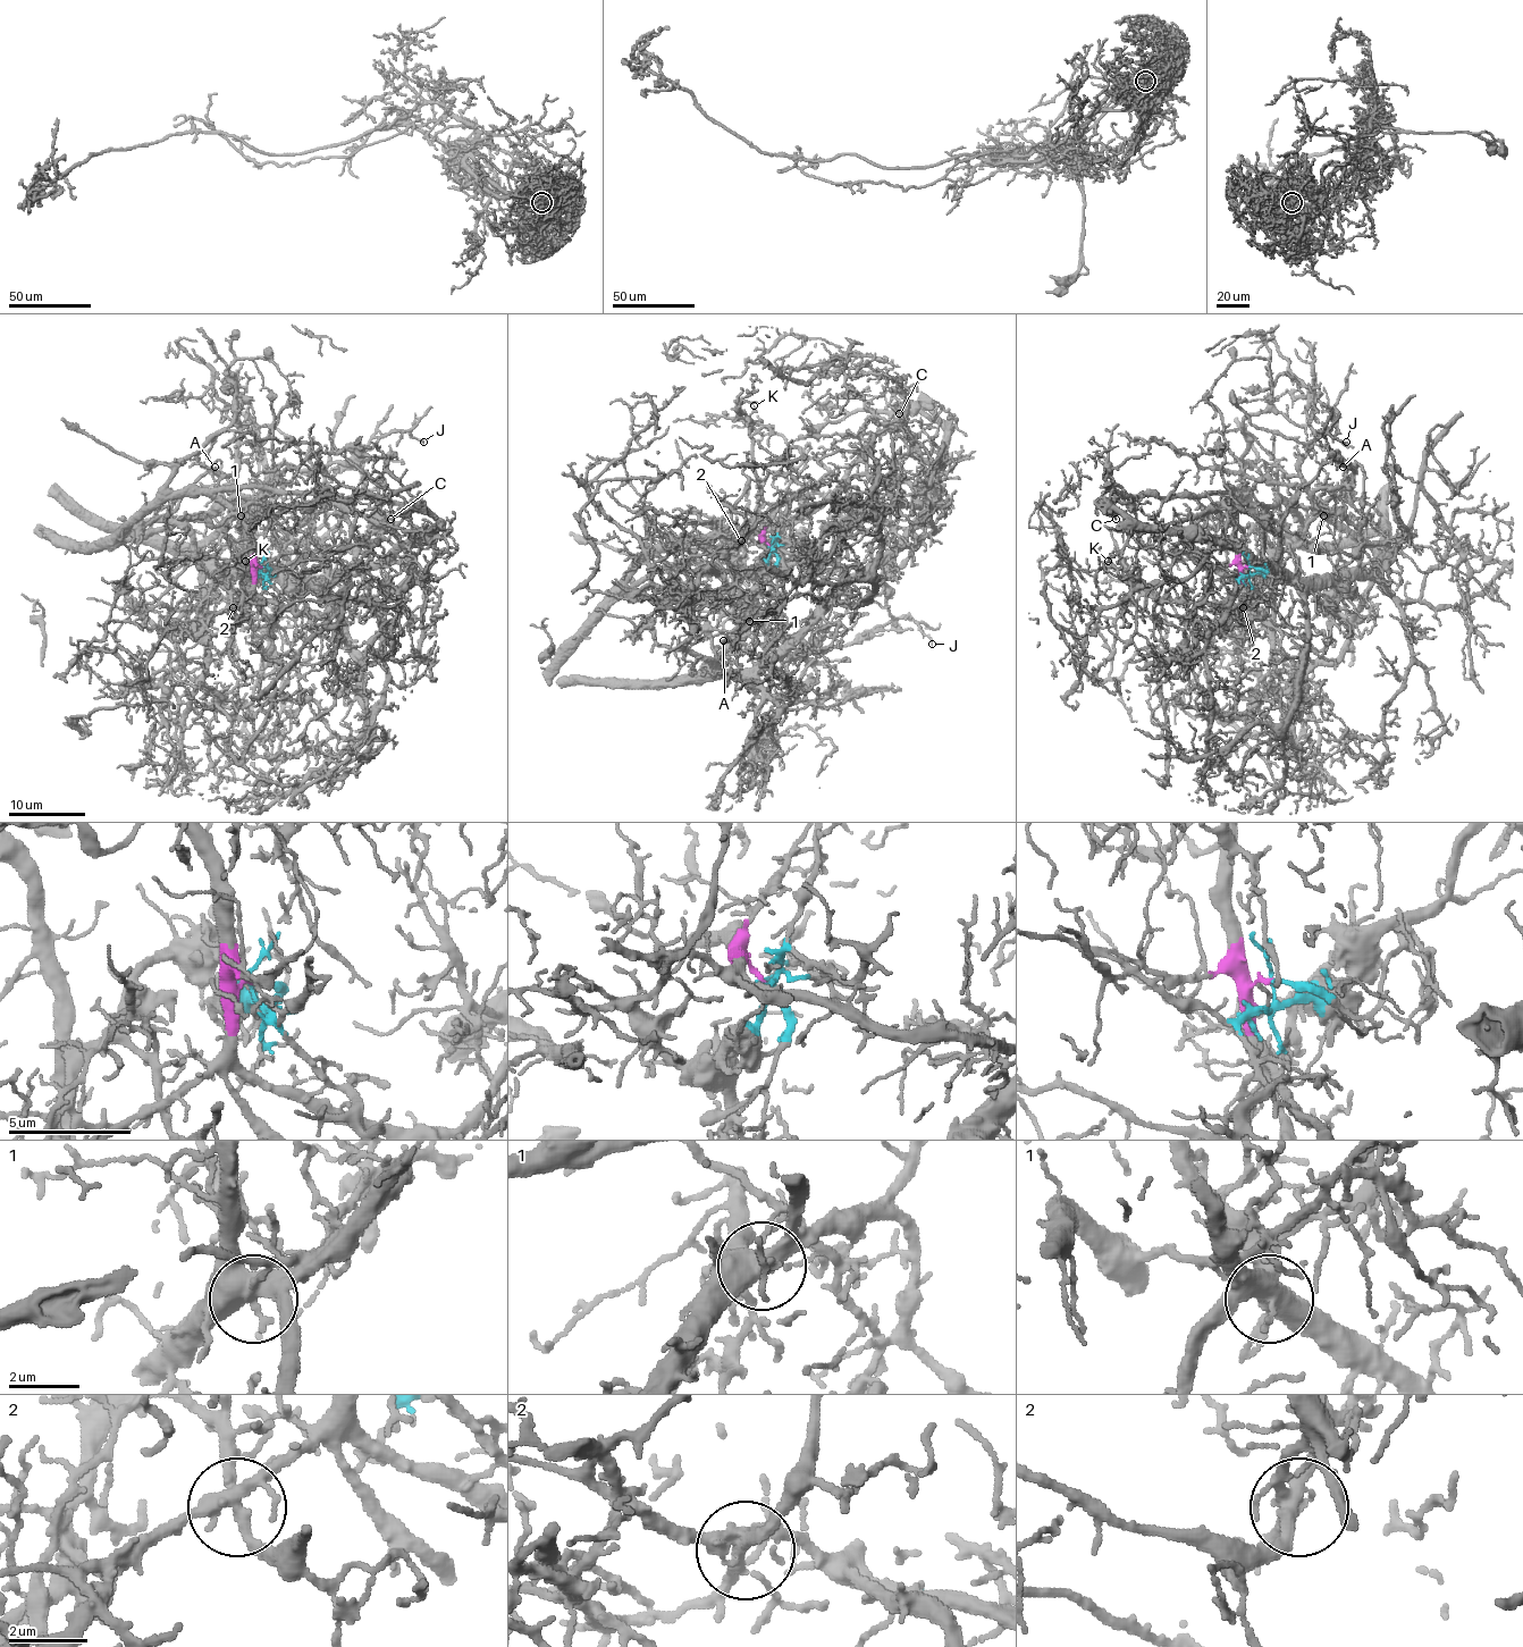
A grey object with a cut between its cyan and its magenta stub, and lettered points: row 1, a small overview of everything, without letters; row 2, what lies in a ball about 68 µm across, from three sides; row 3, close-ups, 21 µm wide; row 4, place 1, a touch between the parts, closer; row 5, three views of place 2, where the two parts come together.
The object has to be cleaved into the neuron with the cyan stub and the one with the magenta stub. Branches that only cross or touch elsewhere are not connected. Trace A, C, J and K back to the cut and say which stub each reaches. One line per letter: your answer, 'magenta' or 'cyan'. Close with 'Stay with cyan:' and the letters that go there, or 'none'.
A: cyan
C: cyan
J: cyan
K: cyan
Stay with cyan: A, C, J, K

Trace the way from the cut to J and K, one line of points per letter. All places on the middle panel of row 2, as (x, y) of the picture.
J: (770, 546), (756, 610), (781, 614), (783, 639), (794, 648), (860, 643), (906, 618), (931, 645)
K: (770, 546), (772, 553), (755, 570), (741, 570), (730, 554), (747, 535), (756, 501), (747, 421), (755, 406)

